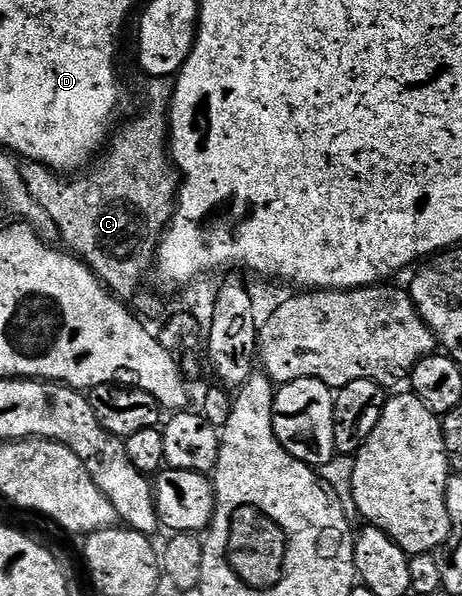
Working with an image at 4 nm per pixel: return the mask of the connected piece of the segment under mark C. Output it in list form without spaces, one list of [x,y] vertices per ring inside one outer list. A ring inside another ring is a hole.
[[[159,75],[144,77],[143,96],[145,104],[143,110],[133,117],[118,133],[112,135],[109,142],[111,154],[104,162],[97,174],[85,180],[61,177],[45,164],[24,159],[19,170],[29,193],[57,223],[63,244],[78,259],[83,259],[109,290],[118,297],[129,298],[137,292],[139,283],[150,272],[156,261],[156,249],[160,237],[176,212],[176,205],[180,191],[180,173],[177,171],[169,144],[169,114],[173,104],[174,90],[177,88],[176,77]]]

